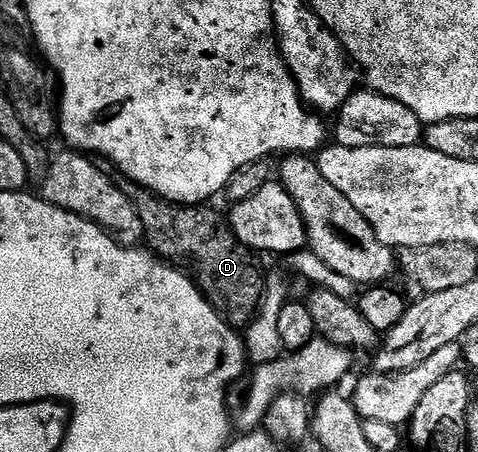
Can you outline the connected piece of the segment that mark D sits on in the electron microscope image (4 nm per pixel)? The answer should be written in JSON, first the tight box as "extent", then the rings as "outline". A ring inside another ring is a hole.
{"extent":[117,176,265,330],"outline":[[[120,176],[117,184],[137,211],[151,252],[190,277],[203,292],[203,298],[232,329],[246,330],[248,324],[254,321],[265,296],[263,265],[255,250],[245,247],[245,243],[237,239],[228,218],[210,209],[212,206],[207,203],[179,205],[176,201],[166,201],[125,176]]]}

